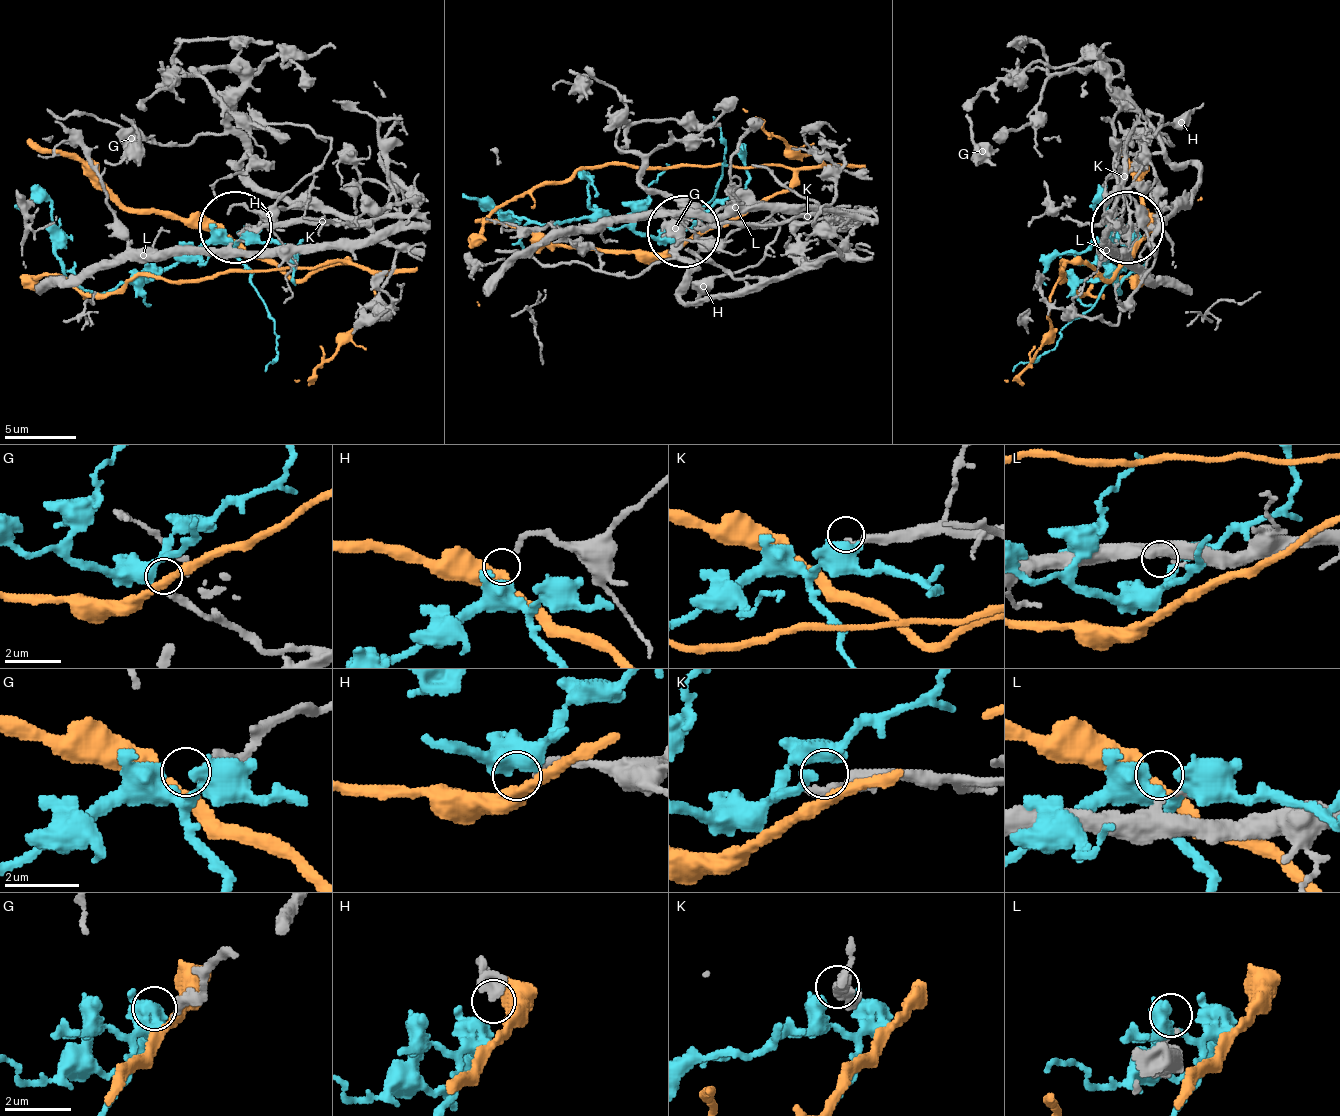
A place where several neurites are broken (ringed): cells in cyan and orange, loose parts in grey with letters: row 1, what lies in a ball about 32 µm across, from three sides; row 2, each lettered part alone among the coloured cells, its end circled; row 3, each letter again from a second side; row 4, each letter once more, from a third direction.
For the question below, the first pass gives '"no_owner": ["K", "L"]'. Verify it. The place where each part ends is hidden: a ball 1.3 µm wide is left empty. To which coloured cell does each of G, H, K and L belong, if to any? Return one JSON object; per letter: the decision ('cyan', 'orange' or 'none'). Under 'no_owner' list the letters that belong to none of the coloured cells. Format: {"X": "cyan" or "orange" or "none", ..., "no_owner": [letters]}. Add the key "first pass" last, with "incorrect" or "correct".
{"G": "cyan", "H": "orange", "K": "none", "L": "none", "no_owner": ["K", "L"], "first pass": "correct"}

